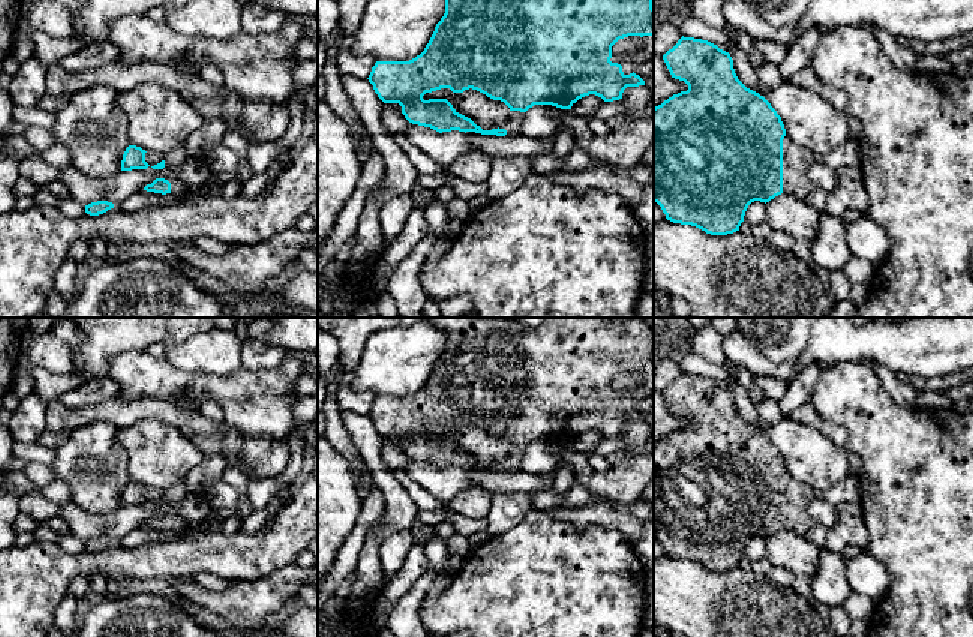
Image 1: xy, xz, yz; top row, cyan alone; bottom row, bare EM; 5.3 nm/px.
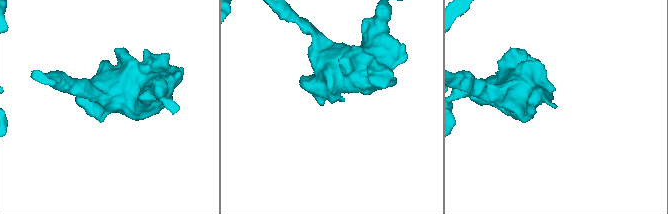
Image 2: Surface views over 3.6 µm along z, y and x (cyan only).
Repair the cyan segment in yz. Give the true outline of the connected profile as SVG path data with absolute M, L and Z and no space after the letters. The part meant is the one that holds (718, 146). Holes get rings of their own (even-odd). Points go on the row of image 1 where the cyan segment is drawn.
M681 37L663 60L672 78L684 81L687 91L673 94L654 108L654 202L673 223L691 225L711 235L739 231L748 205L754 201L769 202L781 193L805 199L813 189L808 168L816 162L814 153L789 139L784 124L771 103L747 88L736 76L729 52L717 45Z

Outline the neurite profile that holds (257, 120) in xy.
M112 60L90 70L67 70L60 63L46 70L46 90L37 106L60 112L78 91L106 85L117 93L138 84L151 82L175 91L204 120L222 118L228 129L237 130L249 144L273 142L289 124L286 103L244 97L226 85L213 85L199 76L180 73L160 63L121 63Z

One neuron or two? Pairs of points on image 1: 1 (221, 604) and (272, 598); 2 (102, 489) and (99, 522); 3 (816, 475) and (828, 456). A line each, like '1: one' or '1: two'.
1: one
2: two
3: one

